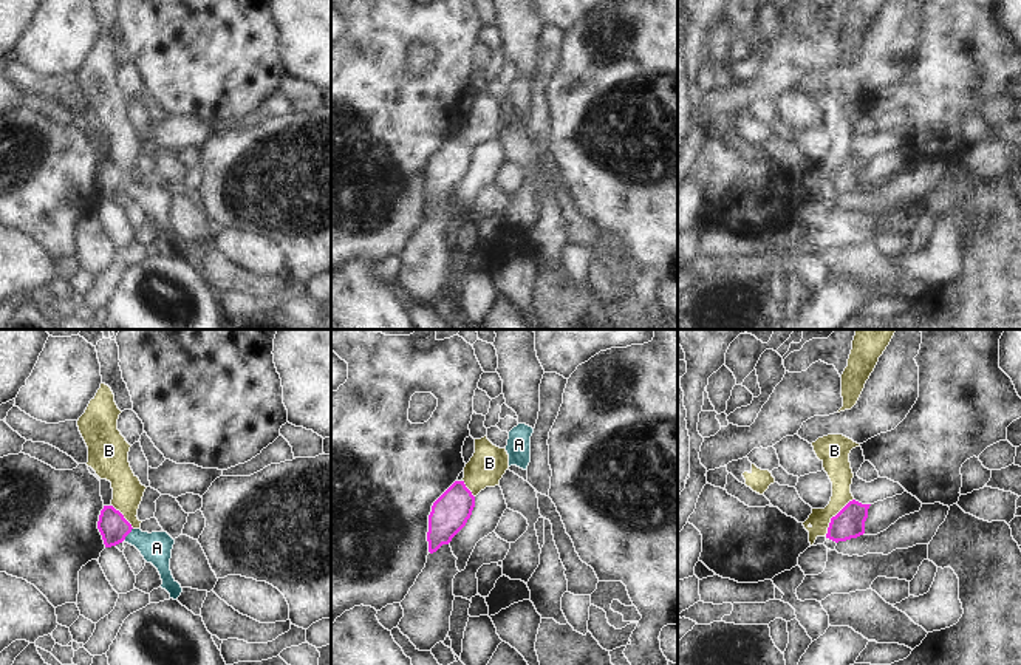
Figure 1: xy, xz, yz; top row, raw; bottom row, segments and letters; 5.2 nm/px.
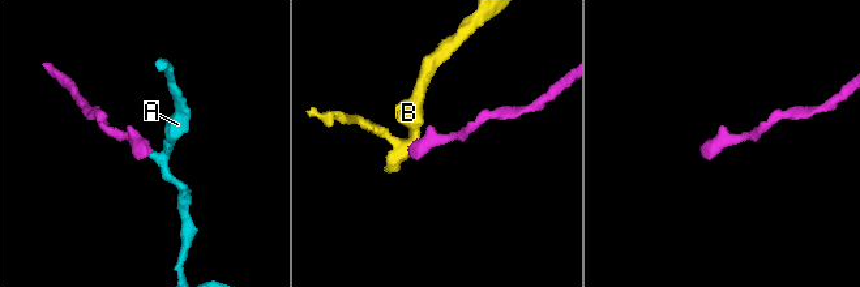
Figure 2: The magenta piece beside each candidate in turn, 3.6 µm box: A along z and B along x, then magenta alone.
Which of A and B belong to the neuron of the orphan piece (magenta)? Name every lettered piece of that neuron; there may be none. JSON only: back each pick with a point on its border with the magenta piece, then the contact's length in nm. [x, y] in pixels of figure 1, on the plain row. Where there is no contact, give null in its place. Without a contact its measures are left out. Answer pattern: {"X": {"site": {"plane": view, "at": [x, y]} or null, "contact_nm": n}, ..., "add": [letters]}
{"A": {"site": {"plane": "xy", "at": [129, 186]}, "contact_nm": 90}, "add": ["A"]}

